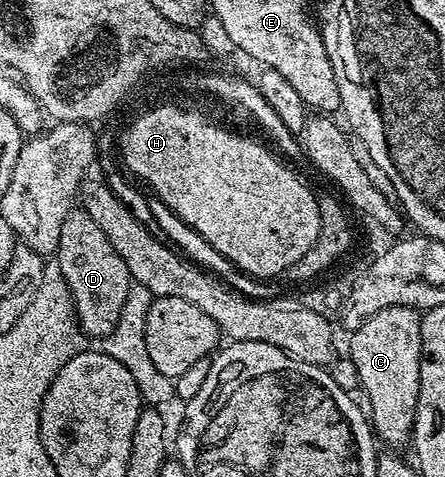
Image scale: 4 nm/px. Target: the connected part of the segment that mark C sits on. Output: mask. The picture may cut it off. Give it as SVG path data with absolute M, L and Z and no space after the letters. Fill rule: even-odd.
M386 307L370 315L349 336L346 353L358 367L360 389L368 396L366 409L373 434L388 447L407 446L412 440L420 390L420 319L421 314L410 307Z

